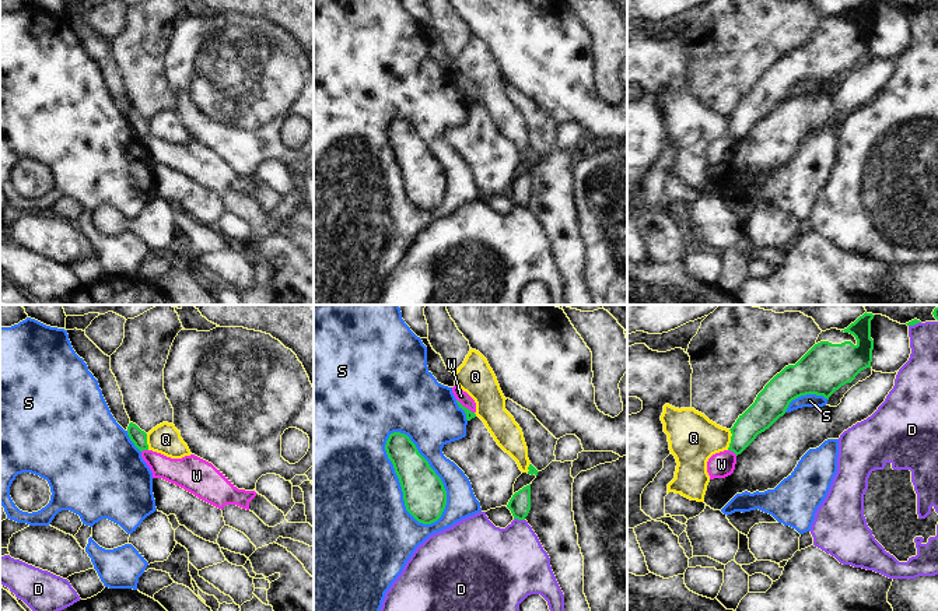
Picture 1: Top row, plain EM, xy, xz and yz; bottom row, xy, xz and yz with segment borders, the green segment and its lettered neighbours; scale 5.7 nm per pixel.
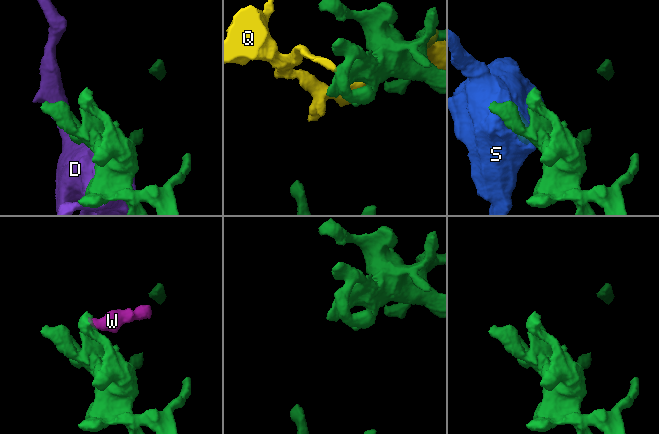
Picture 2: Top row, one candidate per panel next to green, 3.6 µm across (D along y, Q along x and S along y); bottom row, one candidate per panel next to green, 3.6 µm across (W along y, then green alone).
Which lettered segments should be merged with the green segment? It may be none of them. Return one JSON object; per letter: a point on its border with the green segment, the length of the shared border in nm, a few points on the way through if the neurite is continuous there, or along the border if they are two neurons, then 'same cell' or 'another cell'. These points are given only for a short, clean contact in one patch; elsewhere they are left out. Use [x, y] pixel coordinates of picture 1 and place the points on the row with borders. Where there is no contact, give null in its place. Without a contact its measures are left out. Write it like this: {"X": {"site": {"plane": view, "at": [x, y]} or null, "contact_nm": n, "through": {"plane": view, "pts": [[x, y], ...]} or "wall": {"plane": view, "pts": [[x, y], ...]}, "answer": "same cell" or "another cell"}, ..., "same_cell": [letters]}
{"D": {"site": {"plane": "xz", "at": [520, 519]}, "contact_nm": 70, "answer": "another cell"}, "Q": {"site": {"plane": "yz", "at": [731, 439]}, "contact_nm": 120, "answer": "another cell"}, "S": {"site": {"plane": "xz", "at": [399, 481]}, "contact_nm": 600, "answer": "another cell"}, "W": {"site": {"plane": "xz", "at": [465, 407]}, "contact_nm": 130, "wall": {"plane": "xz", "pts": [[457, 399], [473, 413]]}, "answer": "another cell"}, "same_cell": []}

